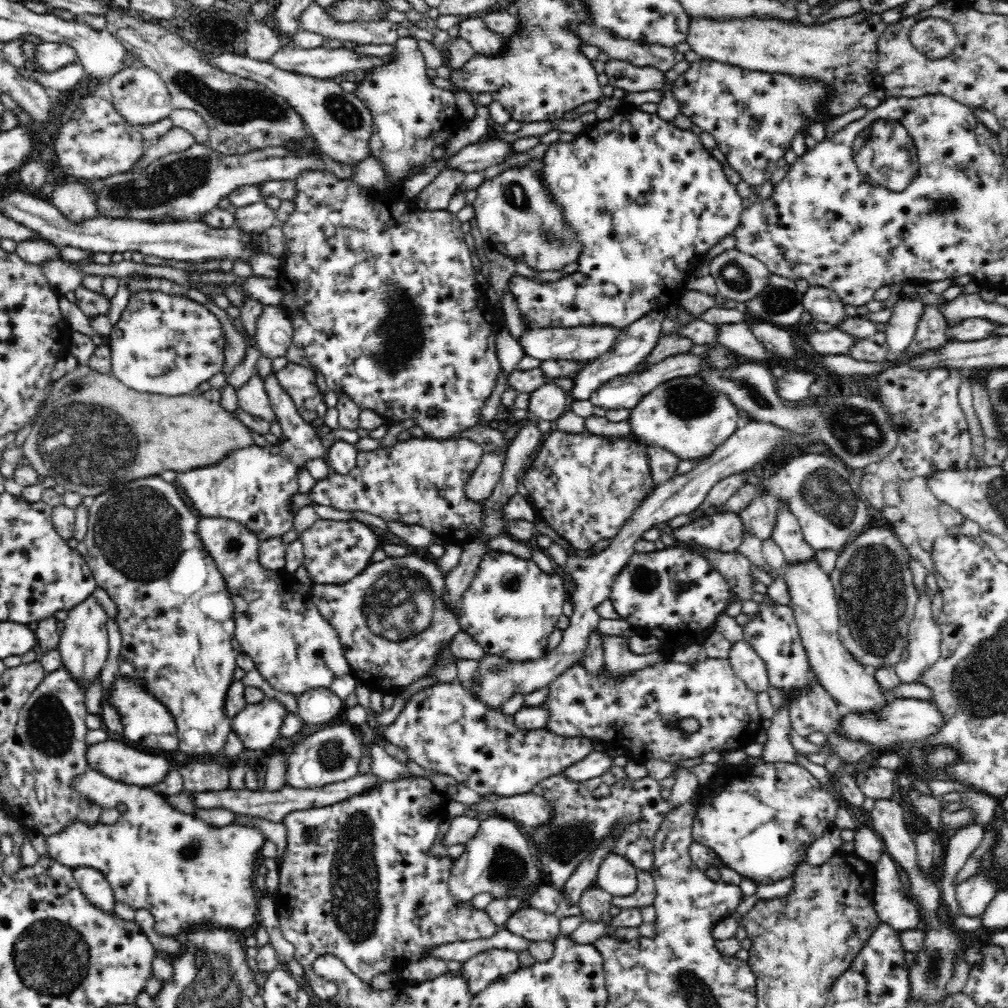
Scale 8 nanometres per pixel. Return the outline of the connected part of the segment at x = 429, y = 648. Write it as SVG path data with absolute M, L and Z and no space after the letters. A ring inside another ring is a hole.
M415 554L403 557L386 557L380 562L372 562L358 576L344 584L312 583L309 595L317 610L332 630L338 635L344 656L352 669L358 684L368 686L371 692L398 691L412 684L418 678L431 674L434 669L447 663L443 652L450 651L450 659L457 666L462 658L453 656L451 640L461 631L456 610L445 603L445 576L435 560L425 559Z

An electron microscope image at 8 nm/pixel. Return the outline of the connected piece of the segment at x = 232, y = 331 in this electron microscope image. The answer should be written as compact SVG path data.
M210 305L209 311L212 312L220 321L221 328L225 337L224 362L222 362L222 373L228 377L234 370L234 366L238 366L244 360L246 354L247 342L245 338L238 332L228 314L214 305Z

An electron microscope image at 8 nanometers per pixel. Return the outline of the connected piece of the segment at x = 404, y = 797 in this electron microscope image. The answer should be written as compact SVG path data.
M424 776L400 777L392 781L381 781L380 785L362 792L357 796L334 802L328 807L310 808L308 810L296 810L290 812L284 818L284 825L288 827L288 844L285 853L280 857L281 863L278 866L280 886L274 895L276 914L284 938L294 945L295 959L302 967L302 980L308 983L310 989L321 998L323 1003L333 1002L337 998L338 987L332 981L326 981L312 970L312 962L318 956L333 954L337 956L354 973L358 980L371 984L372 979L379 974L397 973L408 963L418 962L431 956L431 952L440 945L450 944L456 941L478 940L488 938L496 931L496 925L492 922L490 915L484 909L477 909L471 902L461 902L450 893L450 871L454 859L450 856L432 857L428 848L436 840L439 833L438 826L449 819L449 800L442 794L431 780Z

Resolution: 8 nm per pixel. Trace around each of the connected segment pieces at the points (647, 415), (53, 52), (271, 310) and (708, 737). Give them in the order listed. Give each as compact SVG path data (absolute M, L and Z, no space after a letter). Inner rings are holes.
M699 375L682 376L668 380L641 398L641 402L632 409L630 425L636 438L645 444L666 449L680 460L703 461L740 426L745 420L743 415L727 394L712 389Z
M42 41L34 46L35 66L42 72L55 72L77 59L76 51L67 44Z
M264 305L256 320L256 345L264 356L285 356L293 340L294 330L284 308Z
M703 656L692 665L690 663L676 663L666 659L665 657L659 657L655 664L636 671L635 673L630 673L621 681L608 681L608 677L606 677L604 670L599 675L592 677L592 675L584 671L582 663L578 662L578 664L567 668L566 672L563 672L560 676L558 676L558 678L555 678L549 684L549 689L550 692L546 697L546 702L543 703L543 707L550 713L550 720L548 721L546 727L552 732L562 736L584 736L591 740L603 740L603 742L606 743L606 747L608 747L604 750L604 752L618 749L626 750L626 757L628 760L632 759L642 763L645 763L648 760L664 760L675 764L679 760L695 759L709 752L725 754L732 750L744 751L746 746L762 739L762 735L764 733L764 729L762 727L762 721L764 718L760 714L759 708L756 704L757 692L750 690L746 686L746 683L739 676L736 676L728 658L709 658ZM684 718L695 718L699 724L698 729L695 732L688 733L682 729L671 728L668 725L668 722L674 722L674 720L684 720Z

